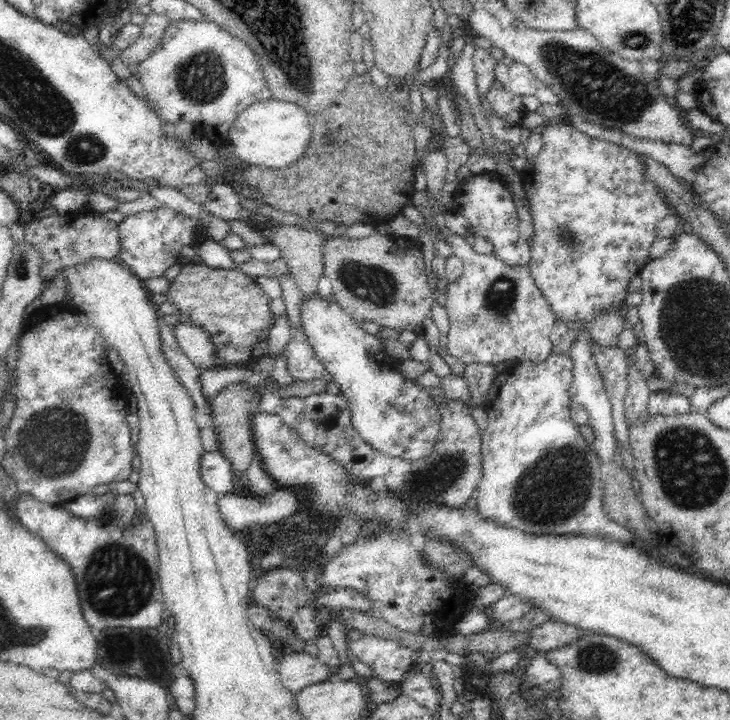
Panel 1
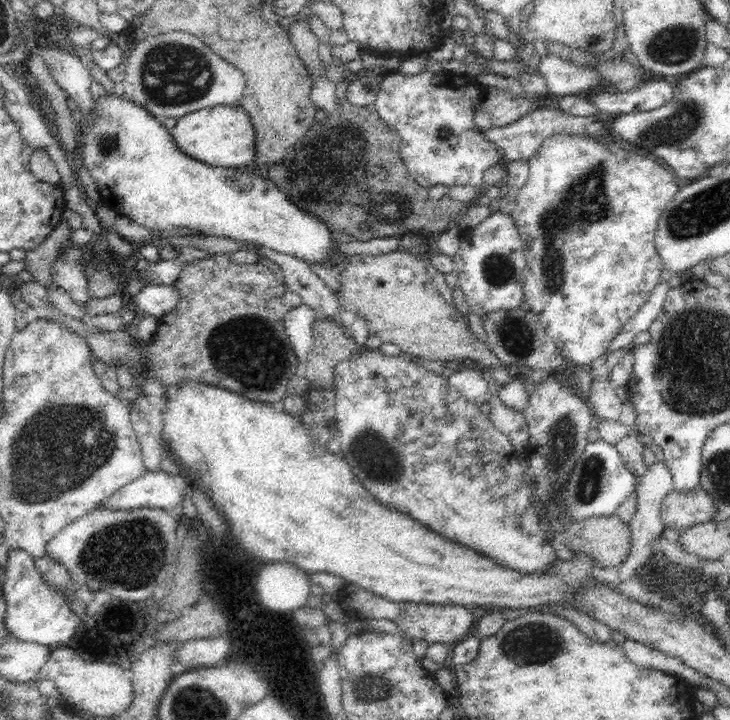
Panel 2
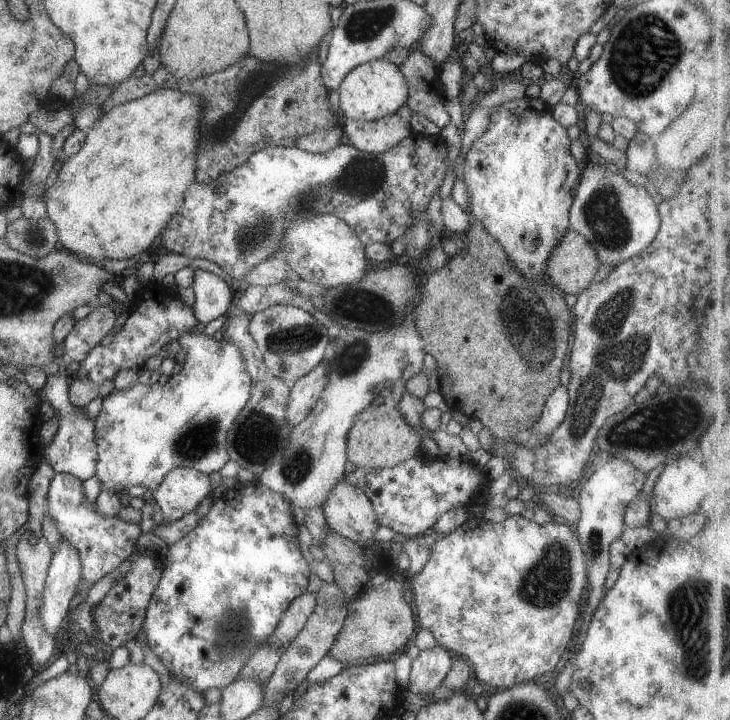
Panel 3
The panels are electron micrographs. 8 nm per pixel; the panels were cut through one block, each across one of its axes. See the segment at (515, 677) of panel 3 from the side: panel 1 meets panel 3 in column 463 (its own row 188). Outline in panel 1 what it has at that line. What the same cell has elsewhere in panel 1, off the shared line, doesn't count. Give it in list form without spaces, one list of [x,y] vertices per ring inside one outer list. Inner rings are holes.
[[[564,123],[539,131],[544,146],[522,171],[522,183],[534,223],[527,267],[536,287],[548,301],[555,321],[566,319],[566,330],[573,325],[586,328],[600,311],[623,311],[629,294],[626,291],[628,282],[650,260],[648,250],[658,239],[656,226],[671,214],[673,207],[656,184],[647,179],[643,158],[633,151],[608,140],[596,140]]]

